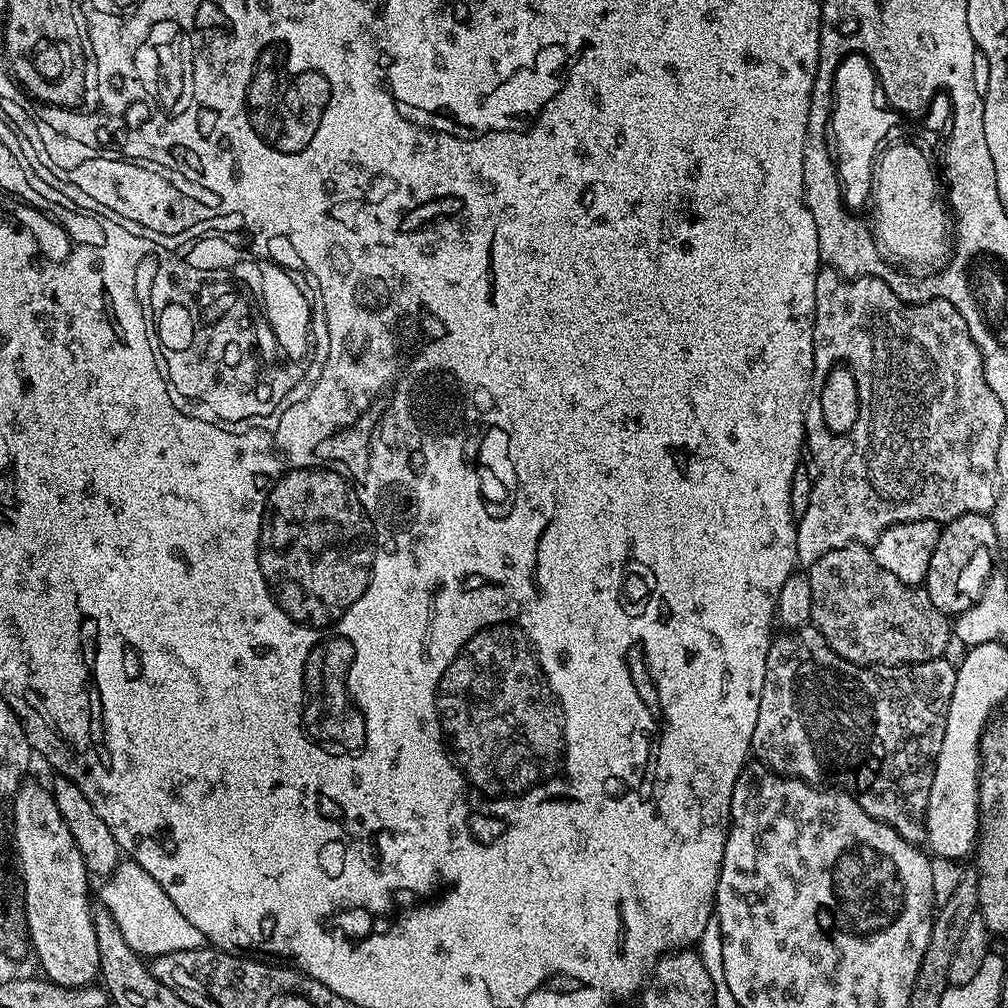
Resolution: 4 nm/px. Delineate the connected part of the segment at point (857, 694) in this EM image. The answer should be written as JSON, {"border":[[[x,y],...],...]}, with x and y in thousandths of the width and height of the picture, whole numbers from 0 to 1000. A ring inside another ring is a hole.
{"border":[[[809,621],[795,622],[778,630],[782,631],[771,630],[762,642],[760,673],[756,677],[756,692],[752,696],[752,716],[748,719],[745,749],[773,770],[784,770],[811,780],[832,780],[836,785],[848,790],[851,800],[855,800],[855,804],[859,804],[863,812],[883,819],[899,835],[916,838],[921,831],[919,800],[923,800],[923,779],[927,777],[927,760],[931,756],[931,744],[935,744],[935,732],[938,728],[938,708],[942,704],[942,692],[946,688],[949,660],[934,653],[918,659],[895,659],[889,662],[879,659],[854,661],[839,657],[839,653],[832,651]]]}

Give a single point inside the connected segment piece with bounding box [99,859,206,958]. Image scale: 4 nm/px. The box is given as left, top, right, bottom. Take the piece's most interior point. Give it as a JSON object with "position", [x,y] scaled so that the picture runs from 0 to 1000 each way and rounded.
{"position":[151,918]}

